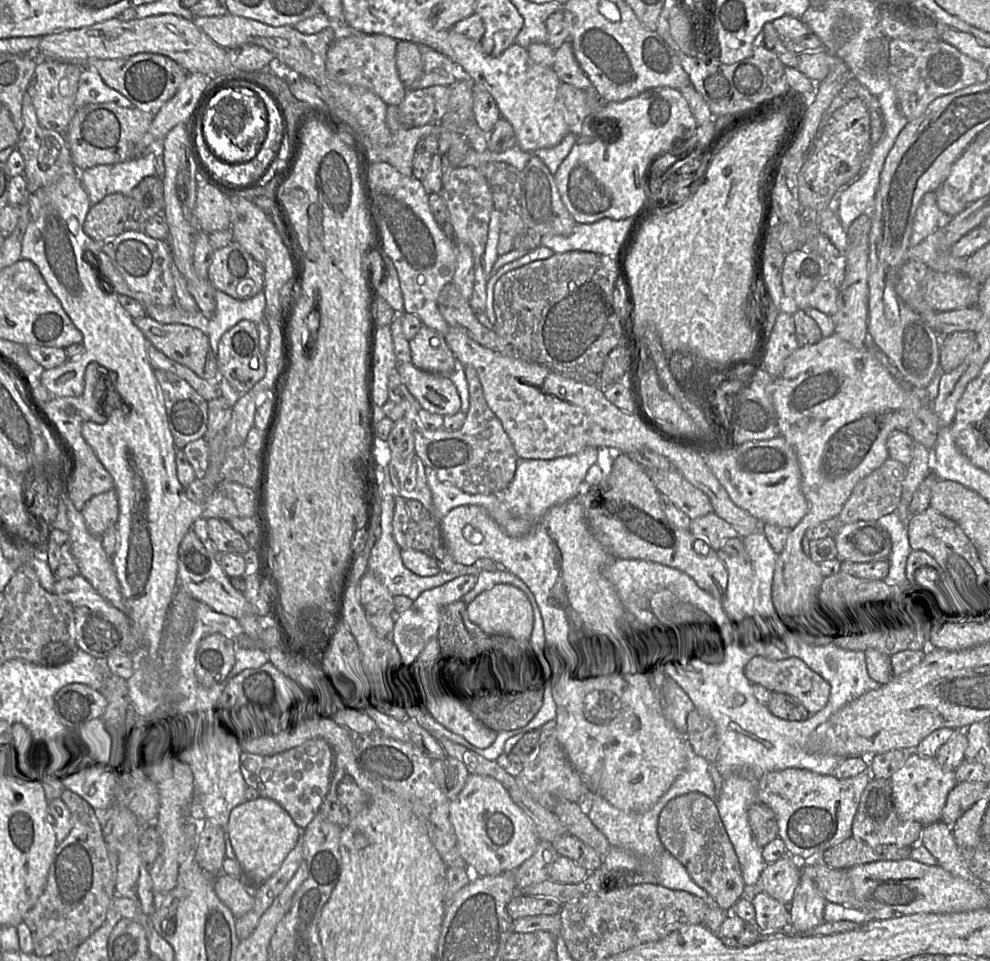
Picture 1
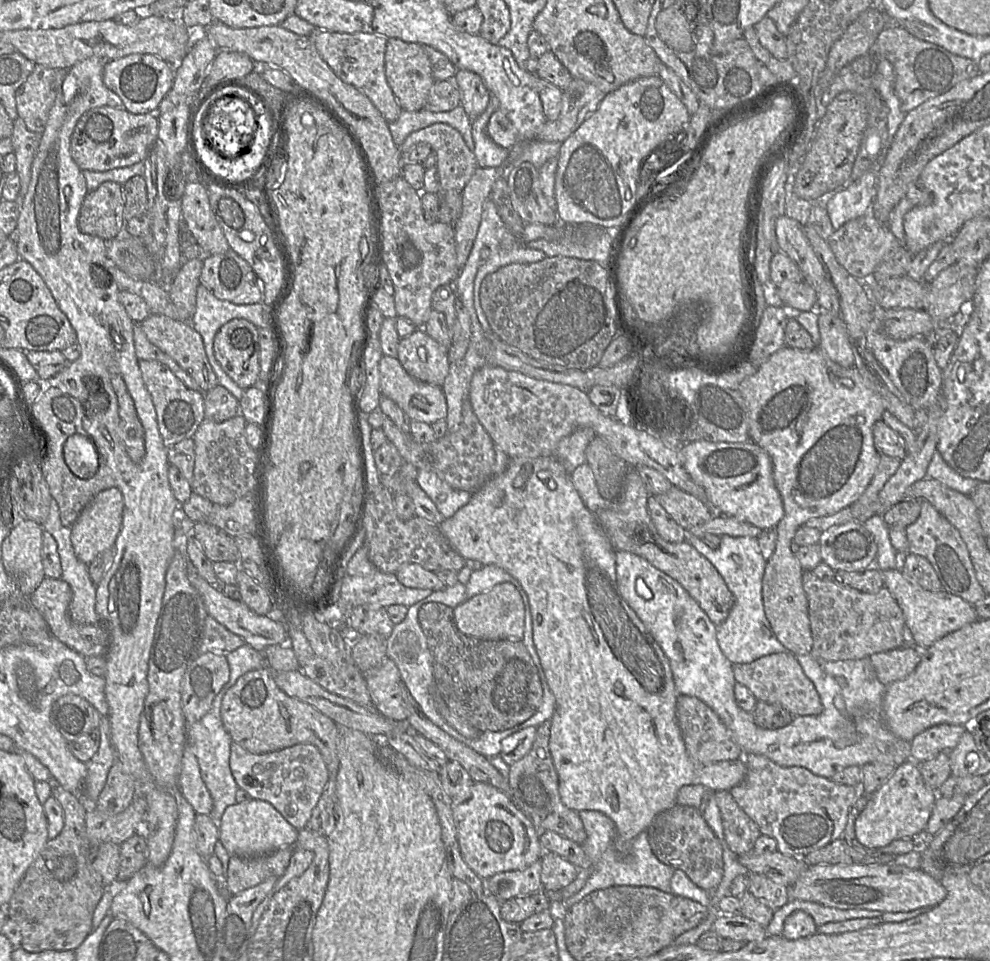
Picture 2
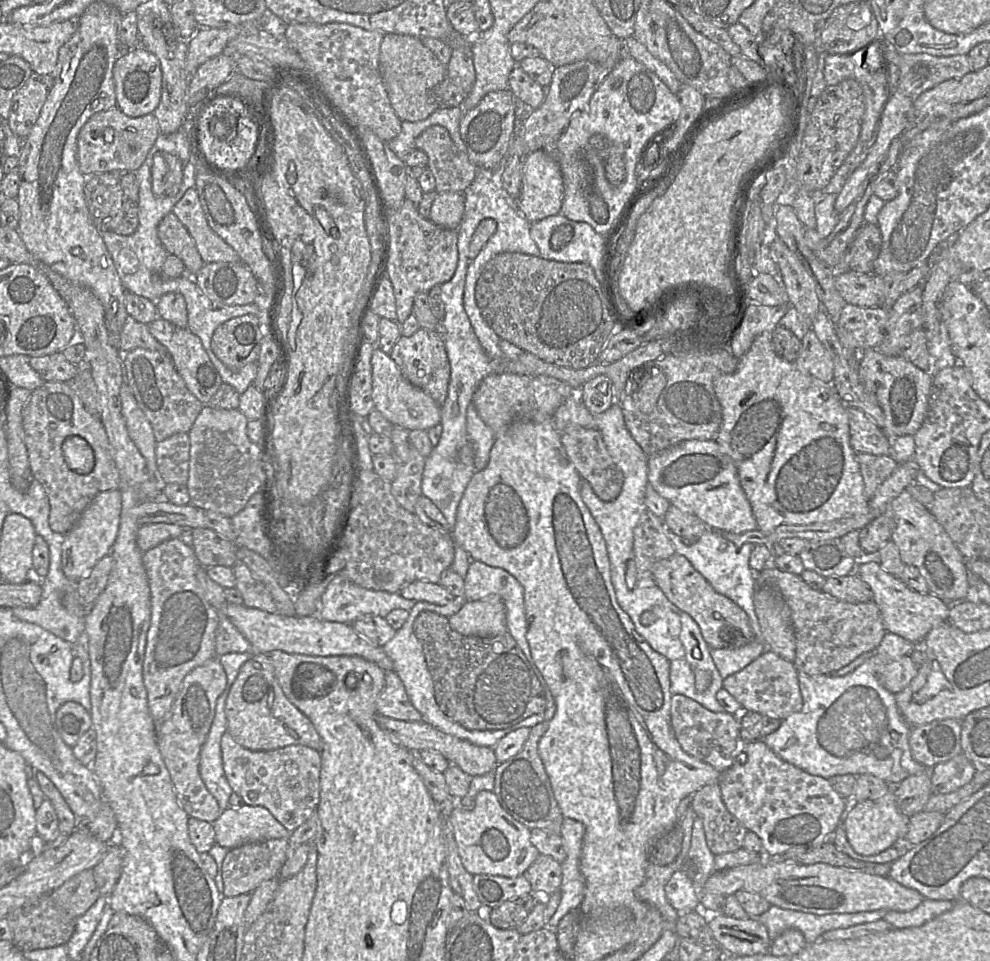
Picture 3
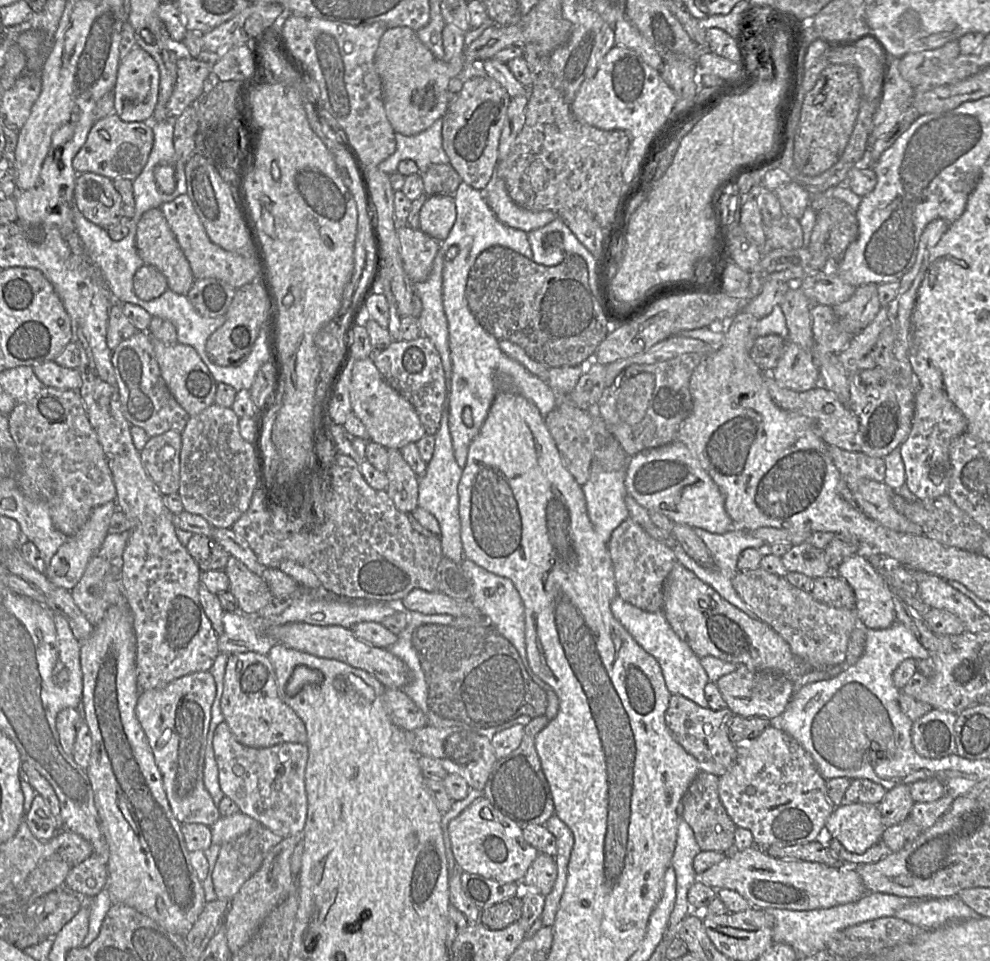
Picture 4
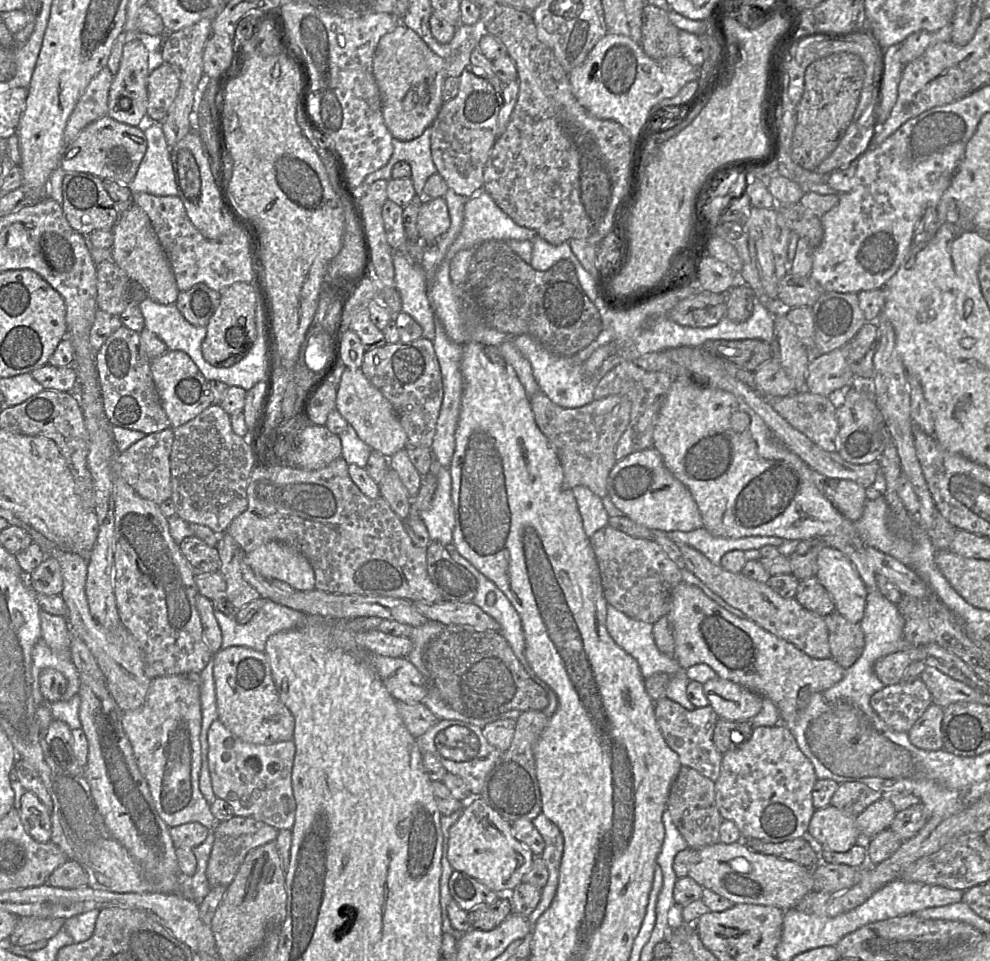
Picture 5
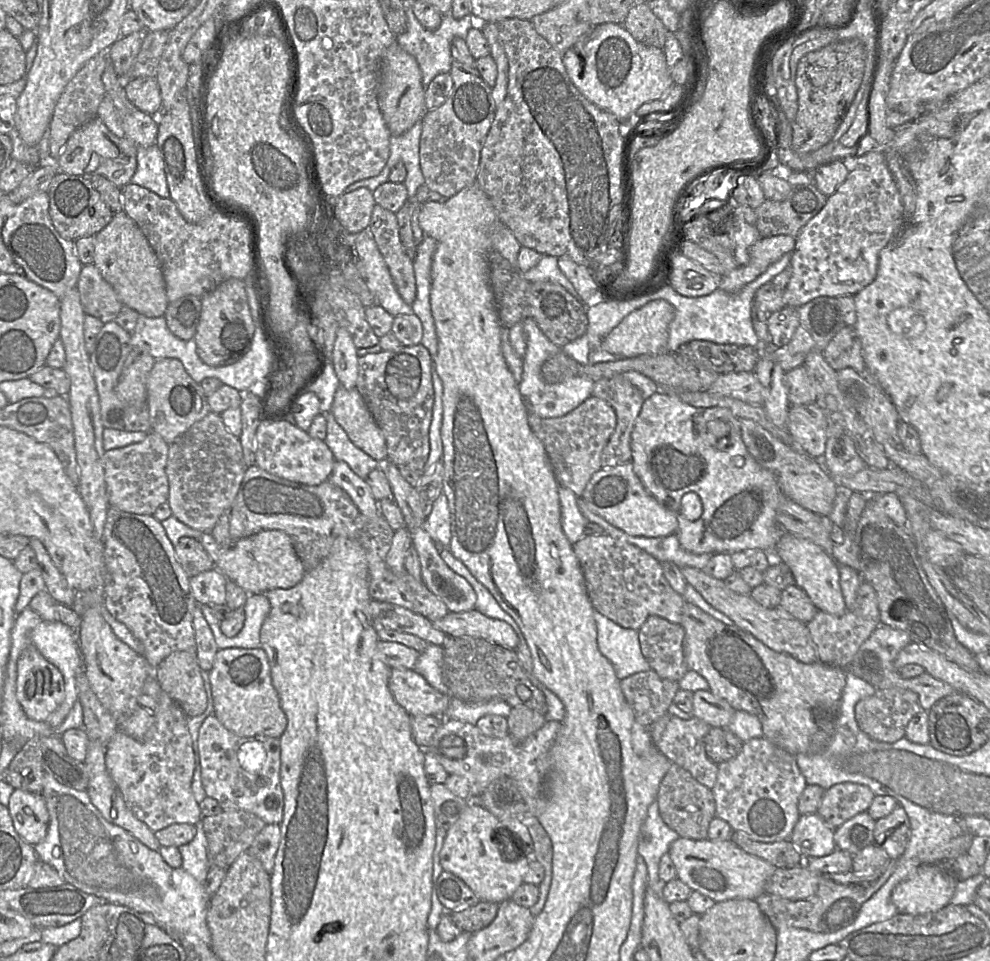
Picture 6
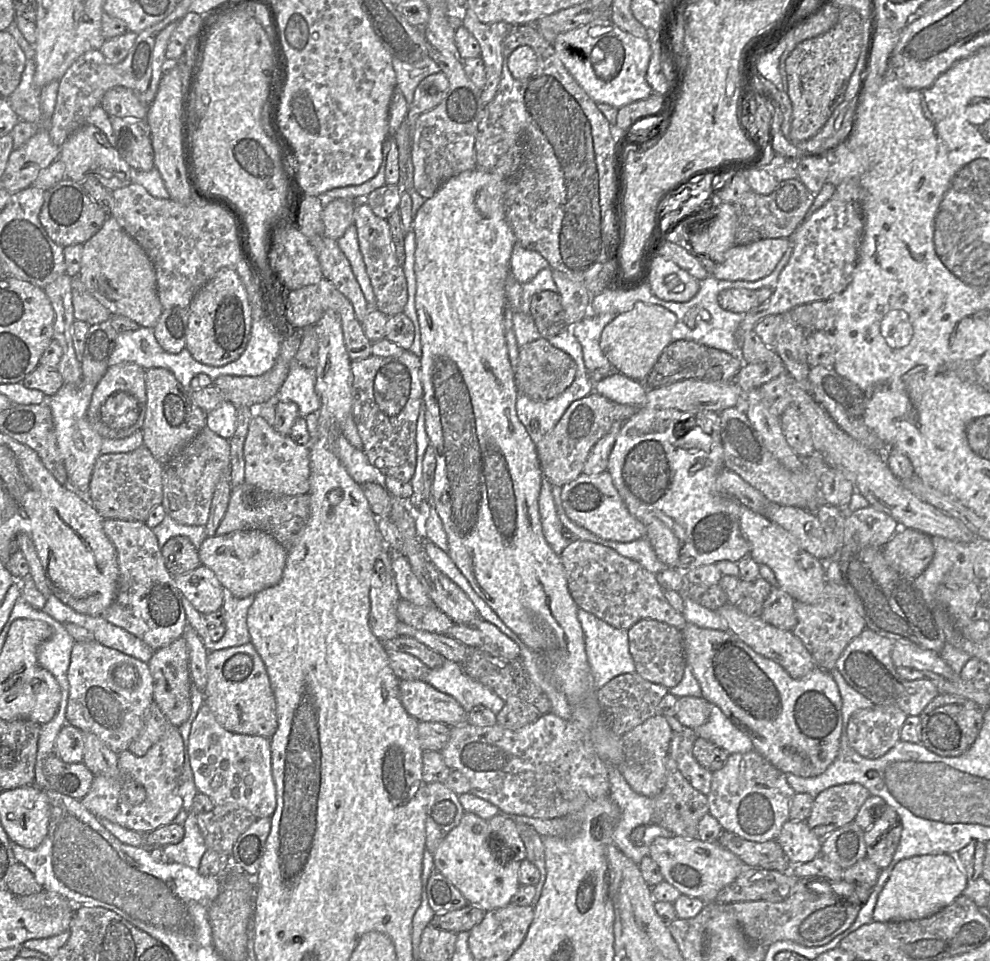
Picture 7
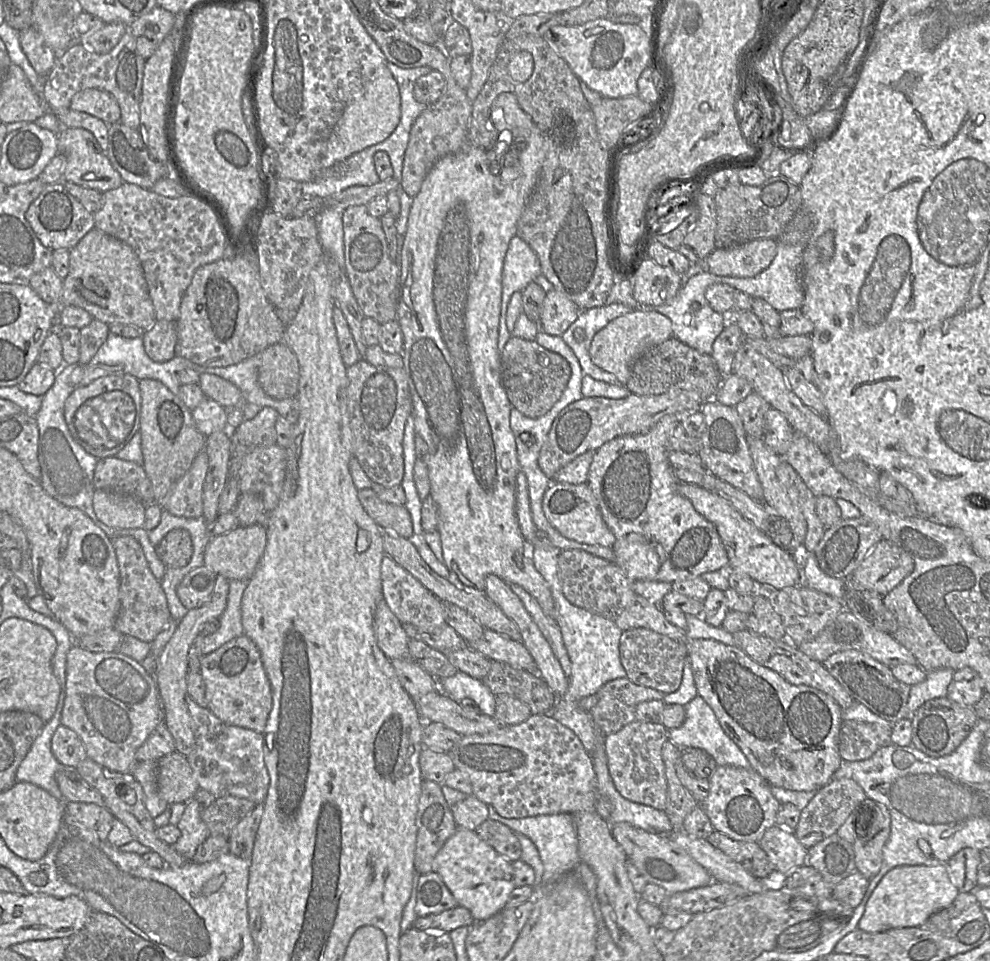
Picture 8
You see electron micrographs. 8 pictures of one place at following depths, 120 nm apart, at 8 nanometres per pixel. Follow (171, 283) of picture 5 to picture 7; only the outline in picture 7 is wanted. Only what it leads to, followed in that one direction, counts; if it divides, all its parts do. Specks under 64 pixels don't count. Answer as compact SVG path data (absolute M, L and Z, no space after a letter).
M109 215L101 229L82 245L78 277L87 291L112 316L125 316L141 327L153 328L163 308L157 295L154 267L141 246Z

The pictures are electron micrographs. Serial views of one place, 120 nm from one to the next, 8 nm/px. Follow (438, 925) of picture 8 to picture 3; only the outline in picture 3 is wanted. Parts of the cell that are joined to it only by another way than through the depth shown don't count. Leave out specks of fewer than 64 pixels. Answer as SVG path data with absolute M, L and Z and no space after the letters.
M531 894L523 895L503 902L491 910L482 910L489 922L499 929L518 928L535 906Z

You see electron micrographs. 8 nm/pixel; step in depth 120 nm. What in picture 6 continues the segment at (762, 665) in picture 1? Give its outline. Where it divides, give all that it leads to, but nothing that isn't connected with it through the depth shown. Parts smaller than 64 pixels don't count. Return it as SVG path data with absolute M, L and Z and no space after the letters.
M698 690L693 692L693 706L691 714L710 727L727 727L735 710L729 703L716 697L709 690Z

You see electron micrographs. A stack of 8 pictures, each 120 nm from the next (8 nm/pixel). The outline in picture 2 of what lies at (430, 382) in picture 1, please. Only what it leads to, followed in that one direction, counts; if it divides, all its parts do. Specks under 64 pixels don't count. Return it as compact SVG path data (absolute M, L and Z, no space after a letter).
M383 355L379 362L379 373L381 395L393 400L411 420L431 425L446 418L447 404L441 387L412 378L395 357Z

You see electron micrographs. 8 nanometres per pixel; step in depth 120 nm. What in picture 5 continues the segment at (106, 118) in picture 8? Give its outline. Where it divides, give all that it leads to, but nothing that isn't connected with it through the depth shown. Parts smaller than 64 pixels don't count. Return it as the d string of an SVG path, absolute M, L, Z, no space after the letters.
M168 63L153 69L148 77L147 116L154 122L162 122L175 100L180 86L179 76Z

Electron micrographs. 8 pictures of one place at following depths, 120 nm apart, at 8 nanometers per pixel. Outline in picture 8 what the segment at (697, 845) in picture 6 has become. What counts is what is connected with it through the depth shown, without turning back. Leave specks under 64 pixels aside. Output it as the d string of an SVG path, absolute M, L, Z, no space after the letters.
M627 823L610 825L610 830L624 850L630 865L645 877L647 883L659 885L668 893L686 891L712 883L710 873L664 834L644 831Z

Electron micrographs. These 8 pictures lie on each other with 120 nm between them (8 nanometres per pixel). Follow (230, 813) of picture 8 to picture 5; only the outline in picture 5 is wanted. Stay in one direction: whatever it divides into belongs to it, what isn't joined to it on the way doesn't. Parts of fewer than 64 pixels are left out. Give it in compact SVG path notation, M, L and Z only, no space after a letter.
M232 816L230 819L217 822L213 828L214 842L206 868L210 887L227 888L235 878L247 854L264 844L275 841L279 830L251 817Z

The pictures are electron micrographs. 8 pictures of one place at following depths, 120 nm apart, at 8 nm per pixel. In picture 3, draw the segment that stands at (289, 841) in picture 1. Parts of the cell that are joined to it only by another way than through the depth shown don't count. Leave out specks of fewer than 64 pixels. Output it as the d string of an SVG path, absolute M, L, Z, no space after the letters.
M242 804L239 808L230 808L221 812L213 823L215 843L226 849L232 849L248 842L259 842L271 839L288 839L289 832L266 808Z

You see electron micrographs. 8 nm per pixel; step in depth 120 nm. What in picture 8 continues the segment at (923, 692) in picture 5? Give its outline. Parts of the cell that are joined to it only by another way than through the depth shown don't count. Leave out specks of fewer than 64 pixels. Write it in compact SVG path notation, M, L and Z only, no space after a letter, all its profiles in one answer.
M842 721L838 750L842 761L862 761L872 757L883 745L877 724Z

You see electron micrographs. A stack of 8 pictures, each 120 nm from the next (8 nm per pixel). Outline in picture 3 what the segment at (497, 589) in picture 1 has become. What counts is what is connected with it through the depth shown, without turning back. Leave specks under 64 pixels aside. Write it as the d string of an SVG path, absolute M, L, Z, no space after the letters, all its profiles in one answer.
M498 595L479 601L466 601L462 608L448 619L451 628L465 636L493 637L507 633L506 608Z

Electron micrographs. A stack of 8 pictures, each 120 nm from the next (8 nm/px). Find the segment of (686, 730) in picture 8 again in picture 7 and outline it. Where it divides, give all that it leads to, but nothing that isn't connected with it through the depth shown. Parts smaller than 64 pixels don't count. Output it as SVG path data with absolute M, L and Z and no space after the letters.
M712 705L707 721L694 729L697 737L707 739L729 754L753 750L751 740L741 732L716 705Z

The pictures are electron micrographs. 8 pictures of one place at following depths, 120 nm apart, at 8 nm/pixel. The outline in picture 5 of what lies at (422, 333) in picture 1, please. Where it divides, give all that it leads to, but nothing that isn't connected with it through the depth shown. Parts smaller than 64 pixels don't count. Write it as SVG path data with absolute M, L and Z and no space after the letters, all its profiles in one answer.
M421 337L409 343L386 344L367 351L360 370L392 404L407 434L407 447L431 448L443 399L440 366L432 341Z

